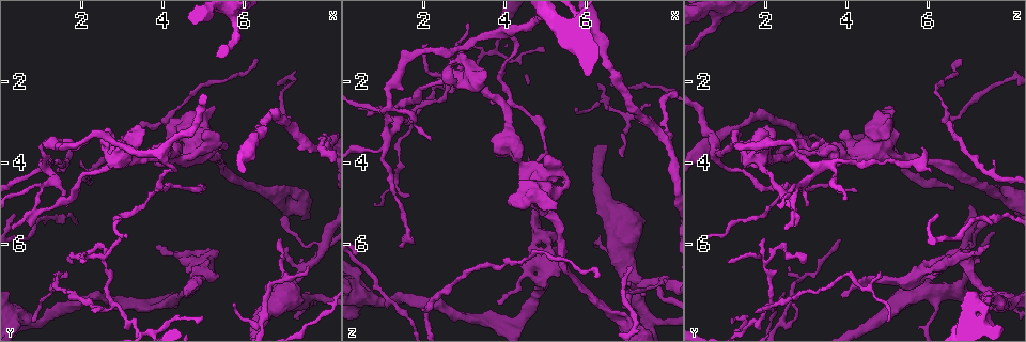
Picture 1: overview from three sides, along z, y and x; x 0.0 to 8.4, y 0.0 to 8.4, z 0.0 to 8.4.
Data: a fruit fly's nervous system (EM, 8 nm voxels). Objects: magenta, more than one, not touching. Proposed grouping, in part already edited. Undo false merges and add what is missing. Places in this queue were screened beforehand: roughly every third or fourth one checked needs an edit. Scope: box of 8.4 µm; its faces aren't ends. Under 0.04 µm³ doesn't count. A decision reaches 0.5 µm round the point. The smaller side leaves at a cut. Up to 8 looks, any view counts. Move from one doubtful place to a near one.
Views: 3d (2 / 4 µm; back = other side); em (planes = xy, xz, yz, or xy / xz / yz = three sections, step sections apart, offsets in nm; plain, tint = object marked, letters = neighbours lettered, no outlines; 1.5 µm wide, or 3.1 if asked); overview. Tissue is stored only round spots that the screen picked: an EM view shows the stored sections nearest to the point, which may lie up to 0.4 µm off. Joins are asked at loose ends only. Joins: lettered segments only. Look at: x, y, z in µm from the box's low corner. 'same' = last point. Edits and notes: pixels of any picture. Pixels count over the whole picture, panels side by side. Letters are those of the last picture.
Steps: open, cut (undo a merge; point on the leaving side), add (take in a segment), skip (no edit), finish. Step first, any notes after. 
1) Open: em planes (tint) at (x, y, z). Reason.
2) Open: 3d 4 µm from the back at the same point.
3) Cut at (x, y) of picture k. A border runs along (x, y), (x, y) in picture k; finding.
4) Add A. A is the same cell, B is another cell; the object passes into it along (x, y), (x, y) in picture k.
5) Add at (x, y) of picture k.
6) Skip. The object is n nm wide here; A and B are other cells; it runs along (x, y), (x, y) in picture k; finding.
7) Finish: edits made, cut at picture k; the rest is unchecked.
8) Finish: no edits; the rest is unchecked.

Open: 3d 4 µm from the back at (7.75, 6.40, 6.95). Side arm on a straight run.

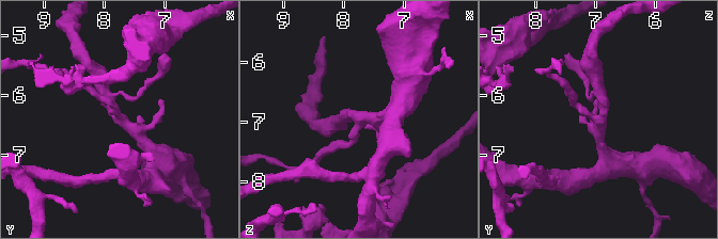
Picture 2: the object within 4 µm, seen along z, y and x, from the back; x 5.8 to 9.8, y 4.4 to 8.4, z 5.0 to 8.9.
Open: em xy step 8 (tint) at (7.75, 6.45, 6.95). Need the tissue.

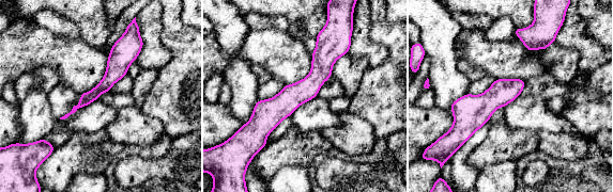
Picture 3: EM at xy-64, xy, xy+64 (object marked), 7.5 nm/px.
Open: em planes (letters) at the same point. Another direction.

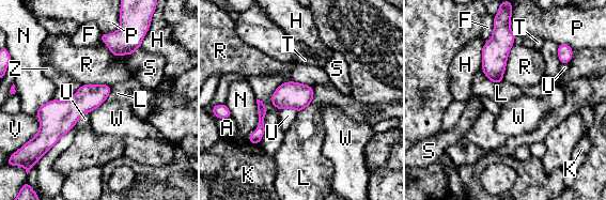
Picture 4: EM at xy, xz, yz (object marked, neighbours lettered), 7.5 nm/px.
Skip. The object is 200 nm wide here; A, F, H, K, L, N, P, R, S, T, U, V, W and Z are other cells; a border runs along (106, 100), (90, 111) in picture 4; continuous, no second cell.

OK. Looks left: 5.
Open: 3d 2 µm at (4.60, 7.30, 3.80).

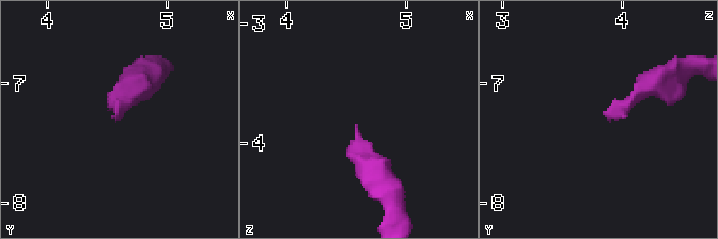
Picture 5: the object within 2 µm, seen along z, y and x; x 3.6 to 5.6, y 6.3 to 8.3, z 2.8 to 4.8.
Open: em planes (plain) at (4.58, 7.28, 3.86). Now the EM.

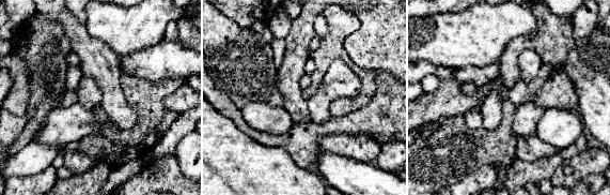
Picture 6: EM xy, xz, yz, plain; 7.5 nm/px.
Open: em planes (letters) at the same point.

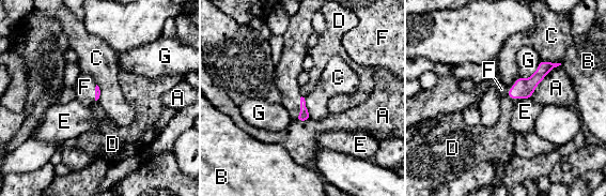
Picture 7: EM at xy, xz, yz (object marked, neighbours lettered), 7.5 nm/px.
Add F. The longest contact is with A, 340 nm; F is the same cell, A, B, C, D, E and G are other cells; the cell continues.

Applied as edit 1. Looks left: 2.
Finish: edits made, add at picture 7; the rest is unchecked.

